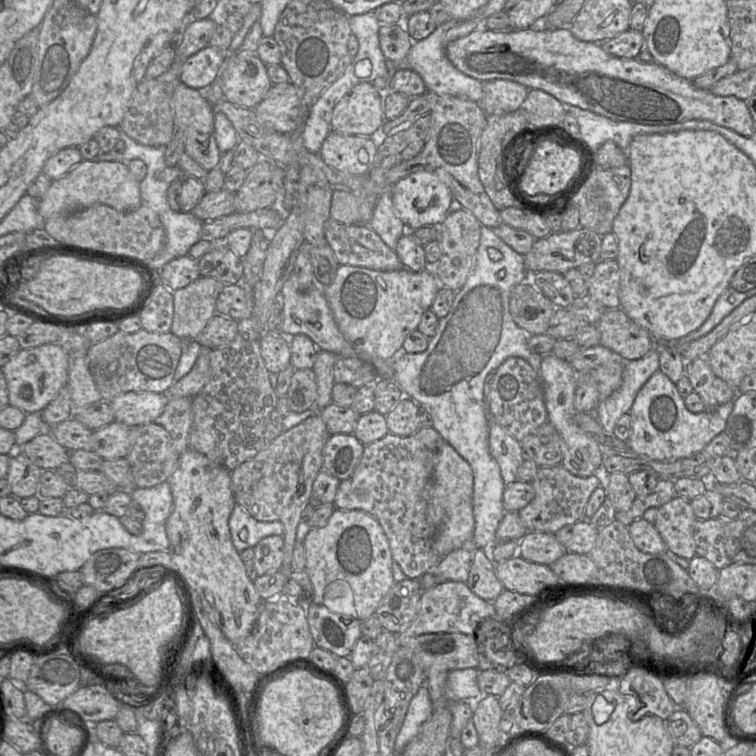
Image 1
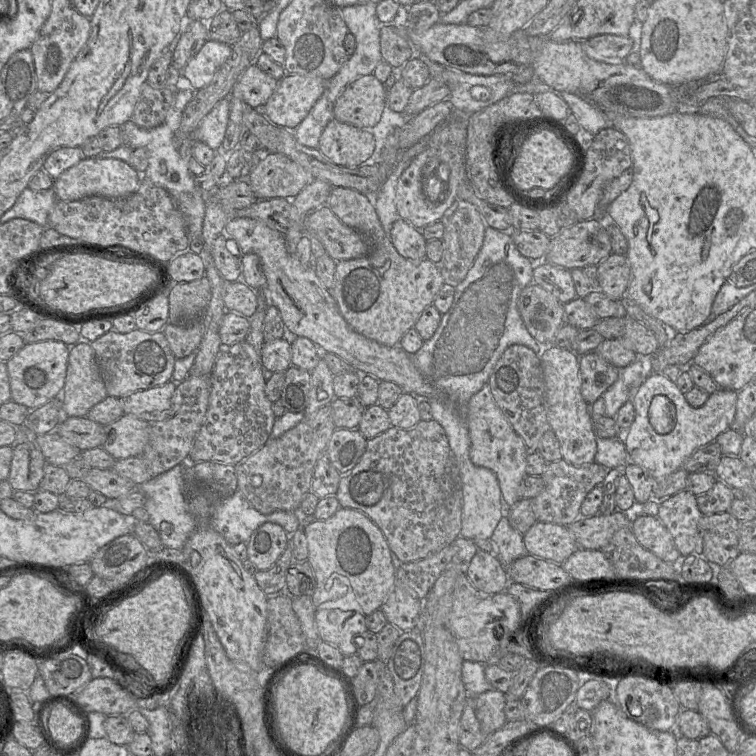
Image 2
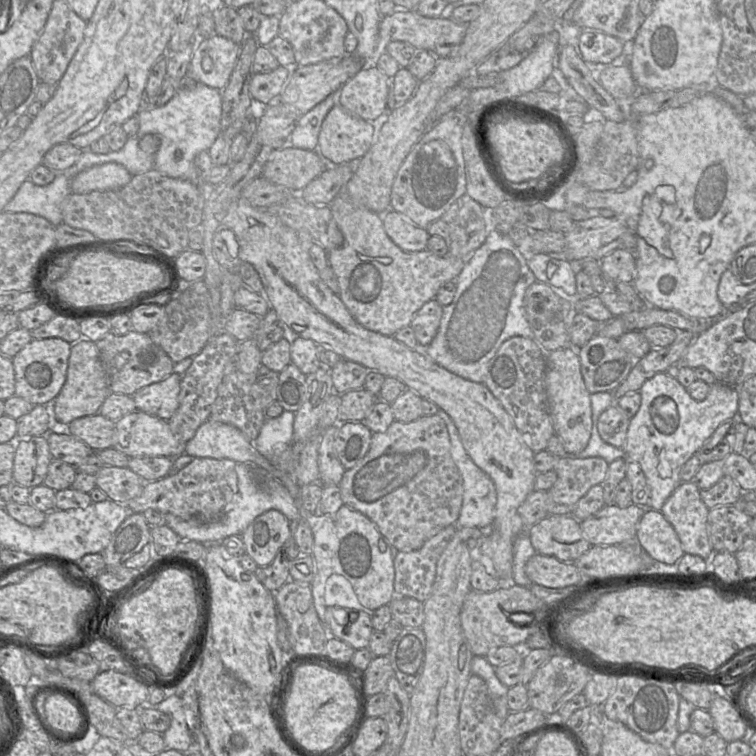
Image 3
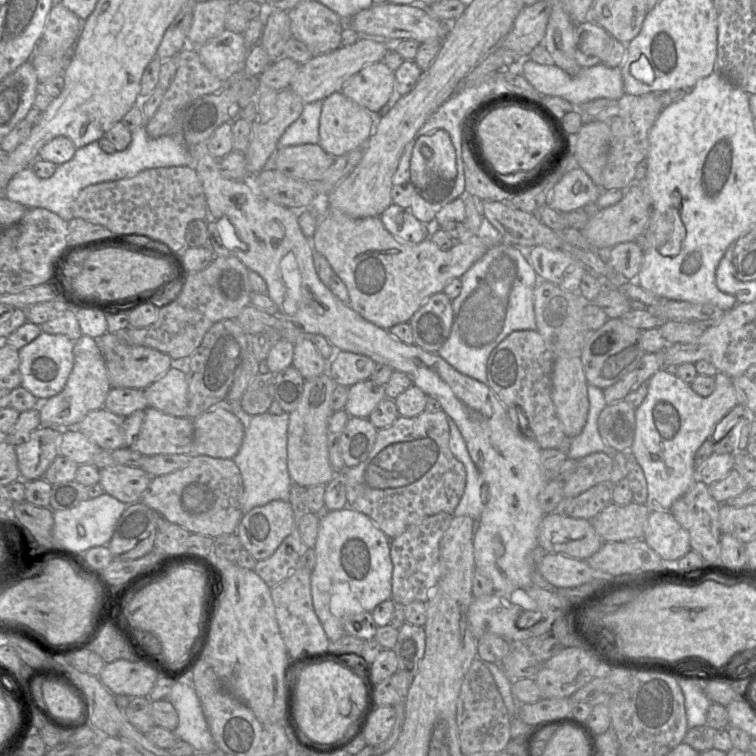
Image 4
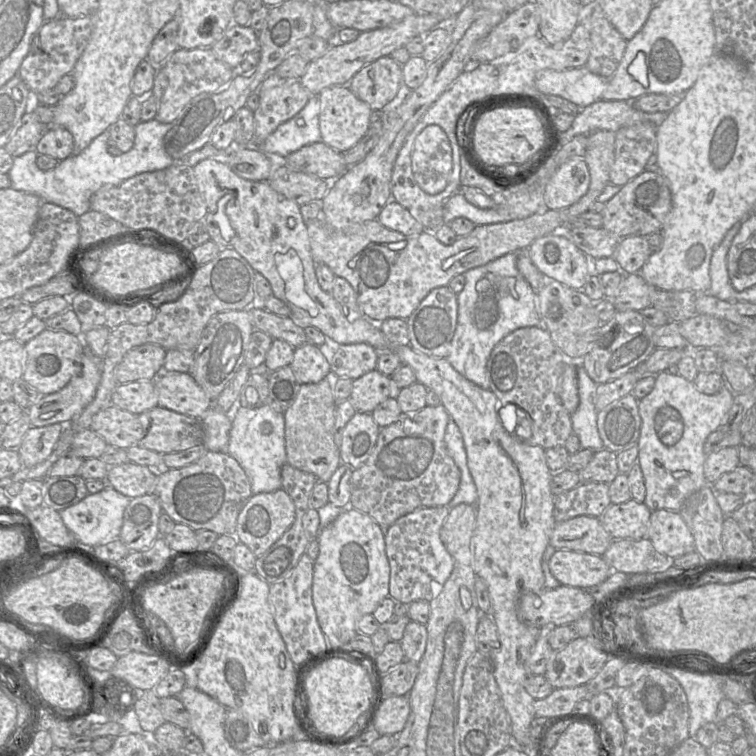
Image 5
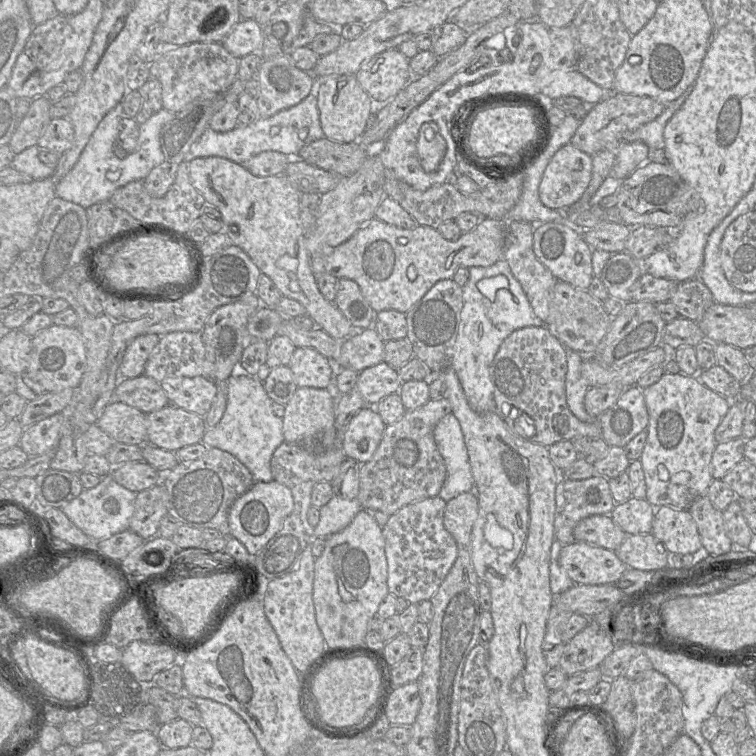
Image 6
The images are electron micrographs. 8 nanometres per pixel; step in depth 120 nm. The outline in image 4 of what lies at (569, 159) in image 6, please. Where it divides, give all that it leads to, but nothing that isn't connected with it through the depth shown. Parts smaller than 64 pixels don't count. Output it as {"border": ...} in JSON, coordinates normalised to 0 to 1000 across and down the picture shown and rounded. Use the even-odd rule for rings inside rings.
{"border":[[[759,220],[726,254],[722,271],[742,282],[770,278],[774,271],[788,269],[795,253],[803,251],[795,251],[774,226]]]}

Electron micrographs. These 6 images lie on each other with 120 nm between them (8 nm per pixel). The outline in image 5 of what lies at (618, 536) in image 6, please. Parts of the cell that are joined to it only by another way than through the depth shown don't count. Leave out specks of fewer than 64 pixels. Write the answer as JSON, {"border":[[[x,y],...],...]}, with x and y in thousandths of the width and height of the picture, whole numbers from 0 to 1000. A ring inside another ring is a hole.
{"border":[[[763,683],[734,692],[728,709],[728,721],[737,728],[757,728],[796,735],[811,714],[792,685]]]}

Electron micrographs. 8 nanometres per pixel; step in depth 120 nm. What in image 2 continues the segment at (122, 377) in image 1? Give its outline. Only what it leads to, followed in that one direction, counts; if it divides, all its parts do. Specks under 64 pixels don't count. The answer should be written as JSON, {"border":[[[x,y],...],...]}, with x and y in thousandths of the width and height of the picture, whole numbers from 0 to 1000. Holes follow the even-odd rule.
{"border":[[[180,434],[159,440],[148,435],[120,452],[120,458],[144,524],[161,526],[228,503],[233,474],[216,438],[194,439]]]}

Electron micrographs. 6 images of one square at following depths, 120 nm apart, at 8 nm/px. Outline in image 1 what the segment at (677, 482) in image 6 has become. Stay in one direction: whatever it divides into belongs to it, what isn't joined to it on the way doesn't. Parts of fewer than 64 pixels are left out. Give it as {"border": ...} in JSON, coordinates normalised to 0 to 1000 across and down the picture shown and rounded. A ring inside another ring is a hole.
{"border":[[[874,491],[866,492],[844,519],[833,544],[835,575],[829,582],[832,594],[845,602],[869,610],[893,610],[923,599],[958,571],[962,554],[970,541],[970,530],[944,542],[927,546],[913,545],[896,511]]]}

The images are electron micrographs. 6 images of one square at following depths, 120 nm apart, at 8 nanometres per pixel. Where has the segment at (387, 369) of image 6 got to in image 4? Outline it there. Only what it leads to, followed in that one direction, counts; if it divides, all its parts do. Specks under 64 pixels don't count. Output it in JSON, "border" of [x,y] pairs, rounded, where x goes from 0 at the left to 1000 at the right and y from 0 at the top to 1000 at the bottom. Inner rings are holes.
{"border":[[[487,501],[462,512],[455,541],[463,552],[487,553],[509,525],[509,509]]]}

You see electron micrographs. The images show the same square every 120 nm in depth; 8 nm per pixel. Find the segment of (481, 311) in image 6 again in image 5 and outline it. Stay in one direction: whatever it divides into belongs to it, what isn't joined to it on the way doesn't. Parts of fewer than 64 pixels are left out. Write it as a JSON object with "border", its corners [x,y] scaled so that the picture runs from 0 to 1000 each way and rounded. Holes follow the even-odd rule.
{"border":[[[672,335],[639,352],[614,361],[615,378],[604,389],[604,431],[595,454],[591,476],[615,500],[639,515],[648,513],[644,480],[652,460],[672,442],[693,433],[717,431],[712,413],[710,388],[684,354],[684,335]]]}

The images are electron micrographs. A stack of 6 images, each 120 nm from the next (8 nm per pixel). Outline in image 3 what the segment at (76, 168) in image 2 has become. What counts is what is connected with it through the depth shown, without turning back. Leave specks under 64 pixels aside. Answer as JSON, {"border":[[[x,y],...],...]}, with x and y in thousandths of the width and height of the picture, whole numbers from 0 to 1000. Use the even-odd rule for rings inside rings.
{"border":[[[151,214],[123,220],[97,235],[94,255],[155,251],[168,245],[175,234],[164,220]]]}

